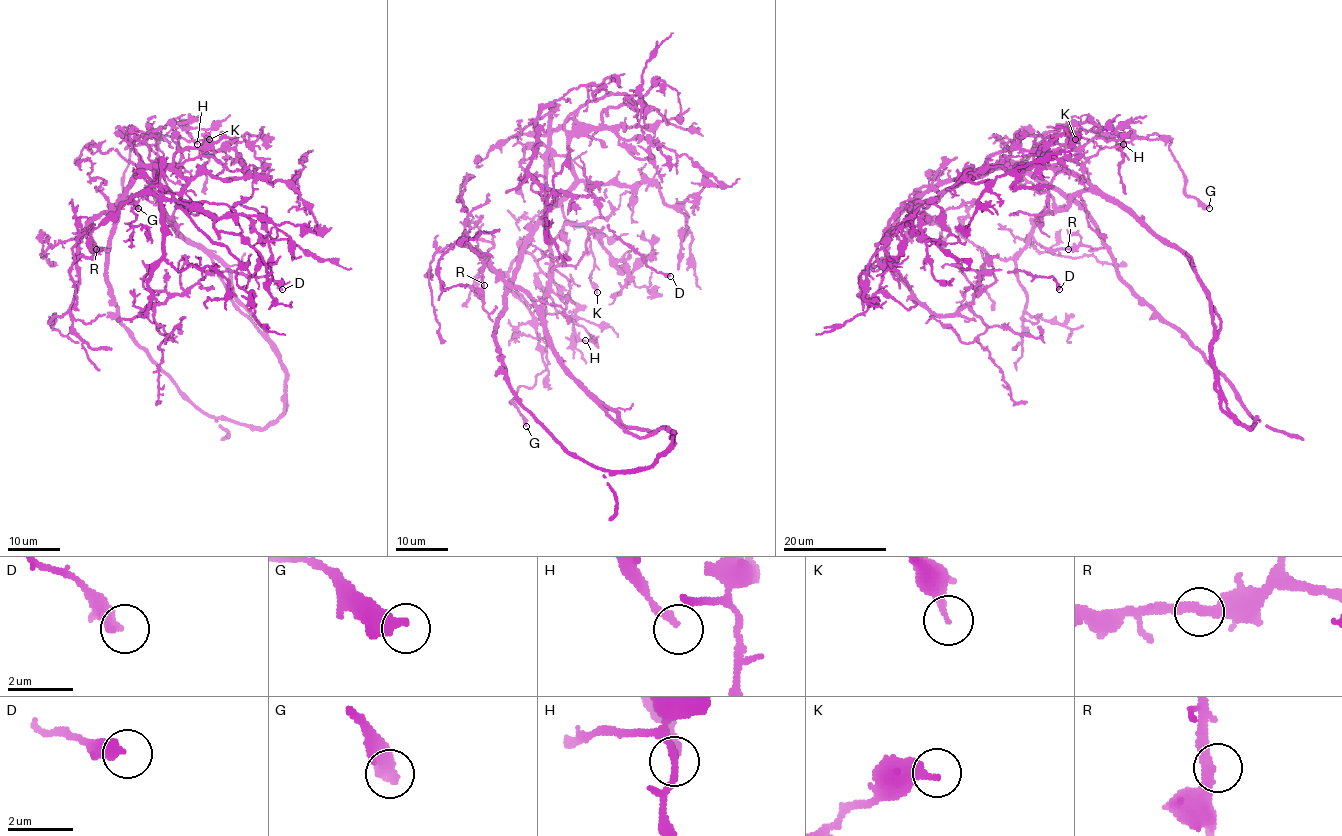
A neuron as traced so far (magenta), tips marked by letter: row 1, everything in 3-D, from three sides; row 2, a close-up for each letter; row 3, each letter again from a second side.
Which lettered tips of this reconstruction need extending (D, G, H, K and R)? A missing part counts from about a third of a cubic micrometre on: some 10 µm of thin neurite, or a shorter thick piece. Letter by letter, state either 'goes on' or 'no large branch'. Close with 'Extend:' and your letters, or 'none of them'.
D: no large branch
G: no large branch
H: no large branch
K: no large branch
R: no large branch
Extend: none of them

